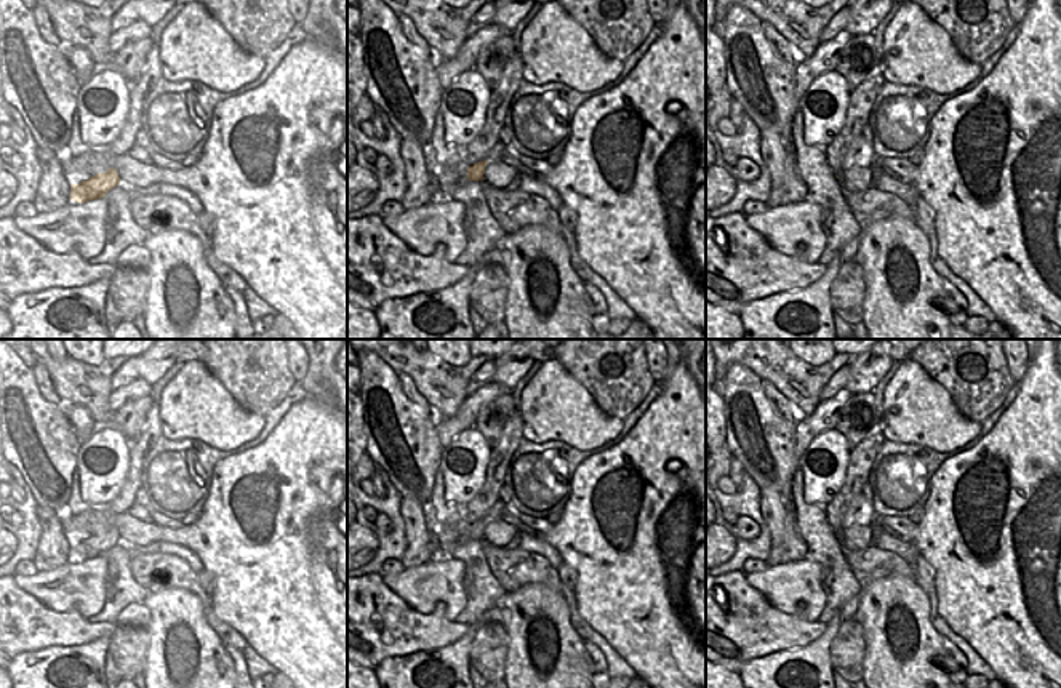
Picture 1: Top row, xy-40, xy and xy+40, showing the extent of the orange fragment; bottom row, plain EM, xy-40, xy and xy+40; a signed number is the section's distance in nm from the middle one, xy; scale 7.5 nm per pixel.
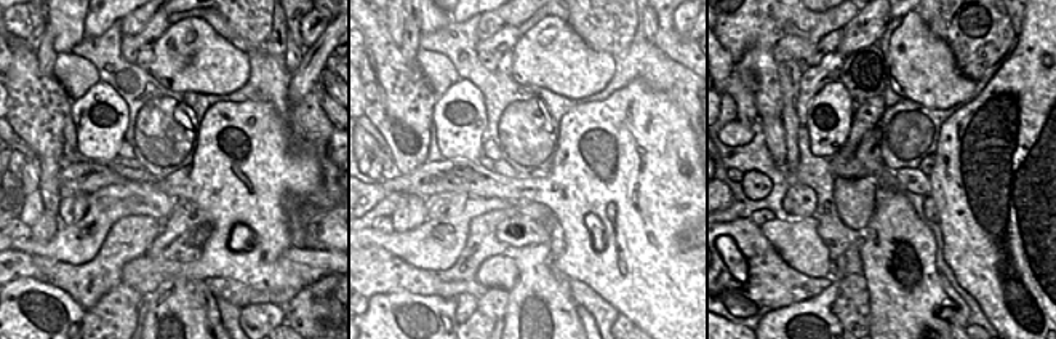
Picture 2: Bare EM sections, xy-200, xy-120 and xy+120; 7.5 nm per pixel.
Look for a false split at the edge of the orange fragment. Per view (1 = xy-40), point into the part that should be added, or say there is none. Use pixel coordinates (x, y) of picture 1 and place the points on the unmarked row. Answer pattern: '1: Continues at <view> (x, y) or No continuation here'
1: No continuation here.

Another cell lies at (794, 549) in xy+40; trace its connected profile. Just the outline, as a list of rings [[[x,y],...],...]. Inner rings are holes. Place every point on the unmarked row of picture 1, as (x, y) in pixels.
[[[792,485],[781,490],[784,501],[784,542],[781,546],[781,555],[784,563],[802,562],[807,555],[807,544],[799,531],[797,512],[792,501]]]

